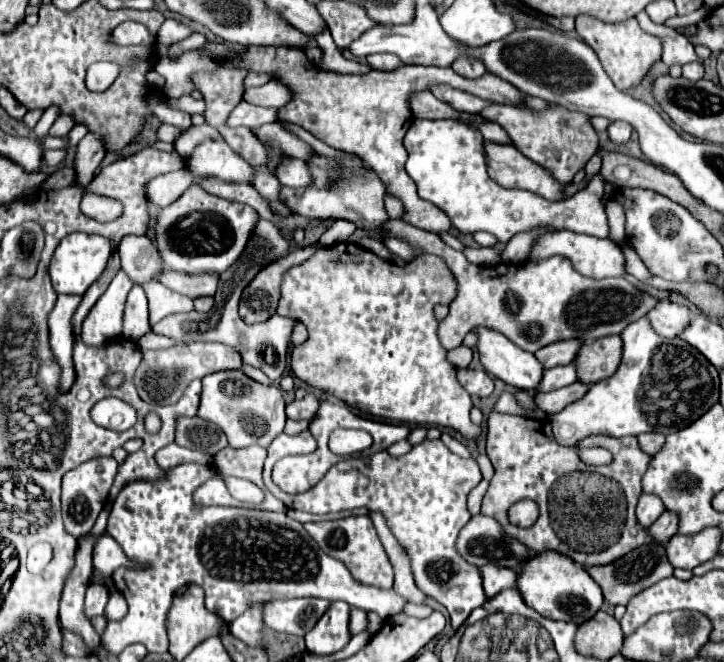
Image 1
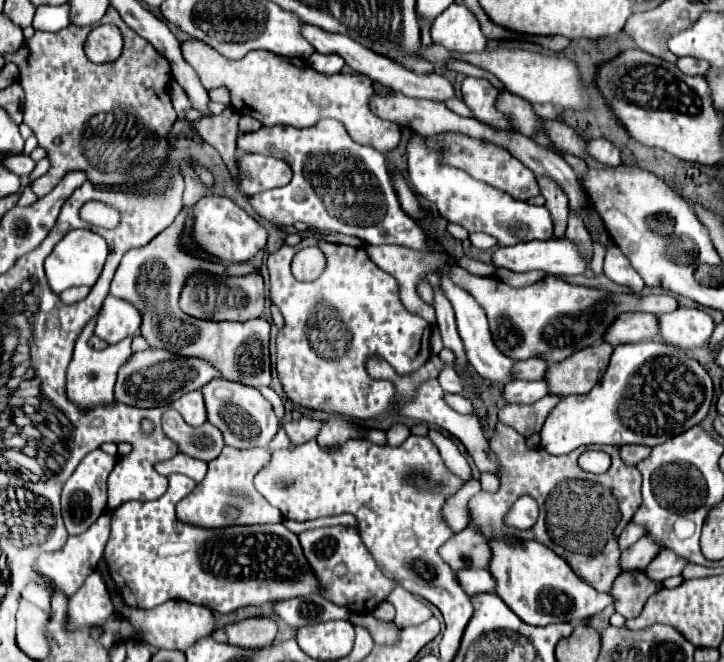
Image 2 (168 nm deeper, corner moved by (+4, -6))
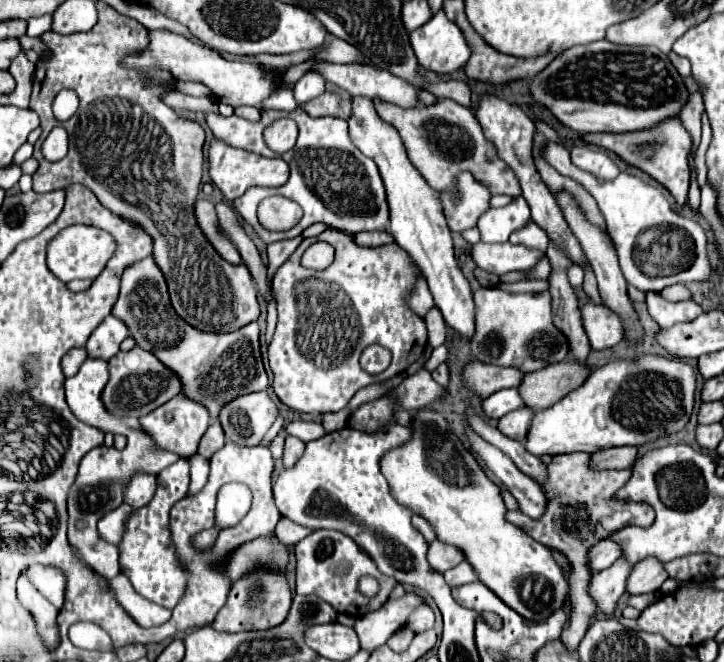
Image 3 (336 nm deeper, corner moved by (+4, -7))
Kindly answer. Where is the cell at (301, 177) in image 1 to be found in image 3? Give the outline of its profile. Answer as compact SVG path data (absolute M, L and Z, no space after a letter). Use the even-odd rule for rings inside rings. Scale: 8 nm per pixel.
M213 138L209 148L209 176L215 186L223 192L223 196L233 202L235 198L243 196L245 190L251 186L283 186L289 180L289 166L281 158L263 158L247 150L237 150Z

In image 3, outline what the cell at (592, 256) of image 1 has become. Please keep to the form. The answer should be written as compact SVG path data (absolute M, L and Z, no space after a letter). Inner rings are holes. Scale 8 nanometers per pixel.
M479 242L471 248L471 256L479 268L501 276L513 270L531 270L535 264L539 264L545 252L527 248L527 246L513 246L509 242L505 244Z

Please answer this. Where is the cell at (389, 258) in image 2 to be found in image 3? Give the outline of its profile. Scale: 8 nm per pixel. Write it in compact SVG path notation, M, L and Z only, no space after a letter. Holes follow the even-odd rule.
M419 274L417 282L415 282L415 288L411 288L411 296L407 298L407 306L421 318L425 318L427 310L433 306L433 298L431 298L431 292L427 288L427 282L425 282L423 274Z

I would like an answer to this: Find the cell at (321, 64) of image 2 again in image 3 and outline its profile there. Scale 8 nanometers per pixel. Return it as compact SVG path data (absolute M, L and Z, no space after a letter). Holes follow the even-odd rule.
M309 70L293 88L293 94L295 94L295 100L301 104L301 102L307 102L315 96L319 96L321 92L325 92L325 78L321 76L321 72L315 72L315 70Z

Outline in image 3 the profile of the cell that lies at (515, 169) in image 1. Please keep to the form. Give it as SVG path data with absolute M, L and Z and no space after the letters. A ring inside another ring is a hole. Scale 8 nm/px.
M445 98L427 108L403 110L403 108L389 108L387 104L375 104L375 108L381 114L381 118L385 118L385 122L393 124L399 130L409 160L423 174L423 178L433 190L449 188L453 176L461 170L467 170L493 194L507 194L511 198L521 196L517 176L497 156L497 148L493 148L493 142L483 136L483 130L469 108Z

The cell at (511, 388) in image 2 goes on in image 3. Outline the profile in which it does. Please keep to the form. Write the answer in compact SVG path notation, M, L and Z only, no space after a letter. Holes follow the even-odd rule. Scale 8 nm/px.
M507 388L491 394L489 398L483 400L483 412L487 418L501 418L507 412L513 412L517 408L525 406L521 394L517 388Z

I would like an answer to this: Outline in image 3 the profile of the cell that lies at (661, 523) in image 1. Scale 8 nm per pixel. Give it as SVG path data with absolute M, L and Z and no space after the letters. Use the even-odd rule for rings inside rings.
M627 558L615 560L609 568L601 570L597 576L593 576L593 596L597 596L599 612L611 614L619 602L619 598L625 594L627 578L633 570L633 562Z

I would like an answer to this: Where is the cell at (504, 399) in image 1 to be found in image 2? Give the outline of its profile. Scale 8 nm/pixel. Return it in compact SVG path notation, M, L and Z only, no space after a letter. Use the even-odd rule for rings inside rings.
M545 395L545 399L539 399L531 405L503 405L499 409L499 421L517 429L523 437L529 437L541 431L545 417L559 403L559 399L561 397Z

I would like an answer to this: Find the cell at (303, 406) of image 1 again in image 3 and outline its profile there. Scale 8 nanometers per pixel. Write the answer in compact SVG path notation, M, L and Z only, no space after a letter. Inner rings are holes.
M287 436L287 438L285 438L283 464L285 464L285 466L293 466L293 464L301 458L303 450L305 450L305 442L303 442L303 440L299 440L299 438L295 438L295 436Z

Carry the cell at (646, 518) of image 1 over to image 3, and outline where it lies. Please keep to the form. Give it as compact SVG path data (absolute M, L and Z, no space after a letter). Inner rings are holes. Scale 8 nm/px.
M603 540L601 544L597 544L597 548L593 548L593 552L589 552L589 564L593 564L593 568L601 572L603 568L609 568L609 564L613 564L613 560L617 560L621 554L621 544L617 544L615 540Z

